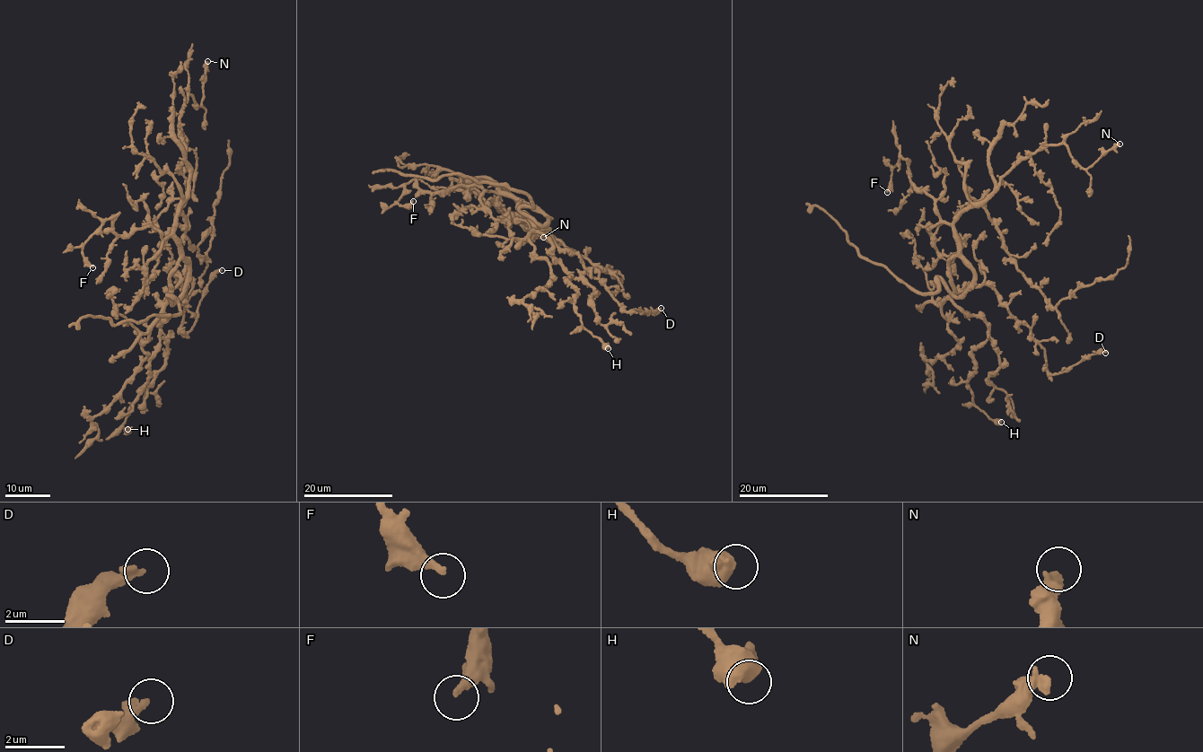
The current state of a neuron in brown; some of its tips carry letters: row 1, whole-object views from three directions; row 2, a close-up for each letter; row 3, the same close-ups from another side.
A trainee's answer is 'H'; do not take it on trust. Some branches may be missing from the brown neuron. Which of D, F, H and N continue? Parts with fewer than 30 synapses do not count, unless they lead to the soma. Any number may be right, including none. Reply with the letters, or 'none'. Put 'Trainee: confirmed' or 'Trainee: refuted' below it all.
none
Trainee: refuted

